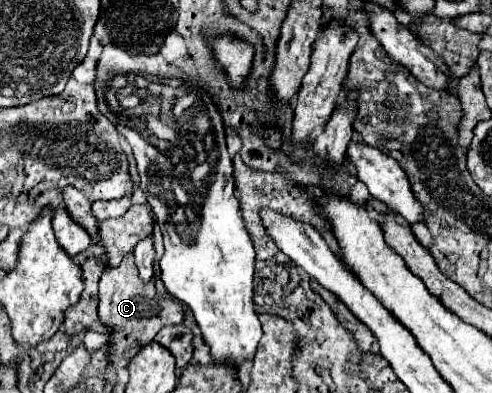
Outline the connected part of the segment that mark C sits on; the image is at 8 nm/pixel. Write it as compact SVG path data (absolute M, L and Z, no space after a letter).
M126 254L120 266L106 268L100 276L100 318L112 326L112 344L118 350L118 342L130 342L130 346L146 346L154 340L162 326L180 324L184 320L184 308L172 298L156 294L154 278L150 282L140 280L134 264L134 254Z

